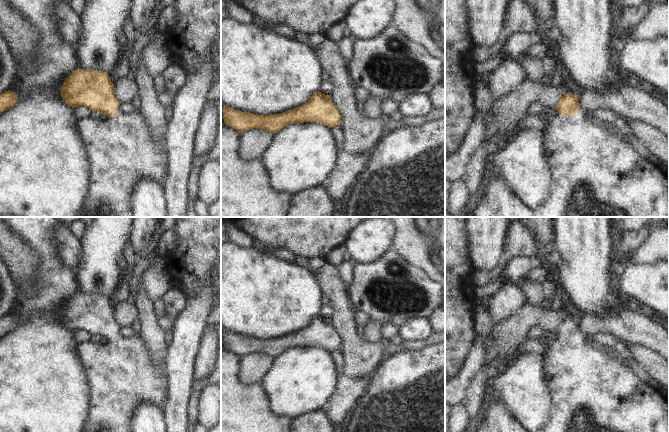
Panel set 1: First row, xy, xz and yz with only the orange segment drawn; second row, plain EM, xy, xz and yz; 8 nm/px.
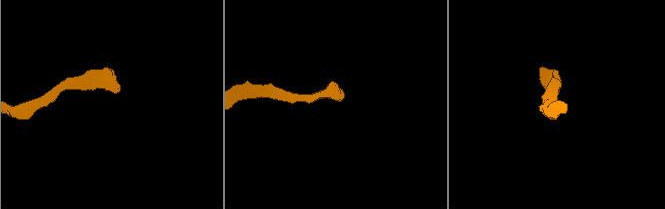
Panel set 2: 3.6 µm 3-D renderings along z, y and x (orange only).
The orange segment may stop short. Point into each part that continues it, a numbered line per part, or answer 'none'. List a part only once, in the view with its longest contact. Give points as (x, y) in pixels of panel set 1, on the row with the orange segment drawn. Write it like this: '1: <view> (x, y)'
1: yz (594, 173)

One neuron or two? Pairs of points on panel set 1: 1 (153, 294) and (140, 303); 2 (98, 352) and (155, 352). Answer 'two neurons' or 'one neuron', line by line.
1: two neurons
2: two neurons

